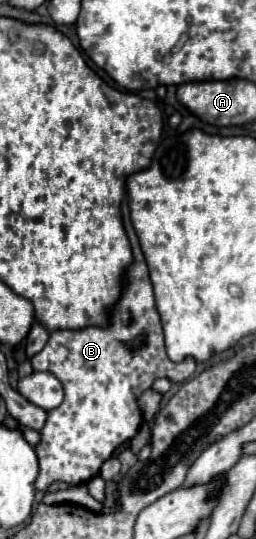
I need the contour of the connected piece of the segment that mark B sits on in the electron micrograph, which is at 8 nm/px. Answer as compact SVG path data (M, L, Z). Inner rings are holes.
M123 205L123 223L131 243L133 261L123 275L121 297L111 305L107 325L55 329L43 351L31 357L35 371L51 371L65 389L63 403L49 411L47 423L41 429L41 443L35 447L39 457L35 487L39 491L45 491L53 481L81 485L95 477L115 449L137 433L143 421L143 413L137 403L139 395L159 377L183 383L195 373L193 359L173 363L165 353L161 321L153 301L153 287L127 205ZM139 337L143 337L143 345L139 349L131 349L133 341Z

